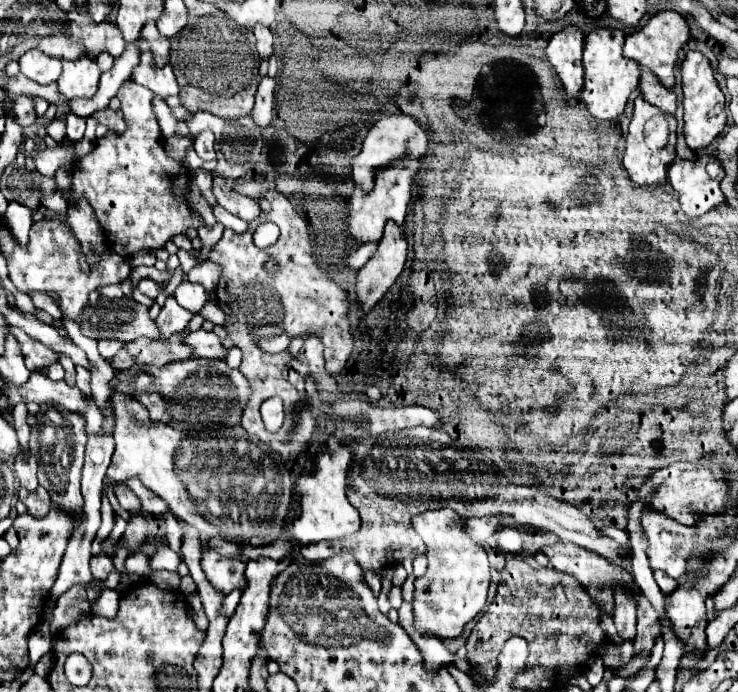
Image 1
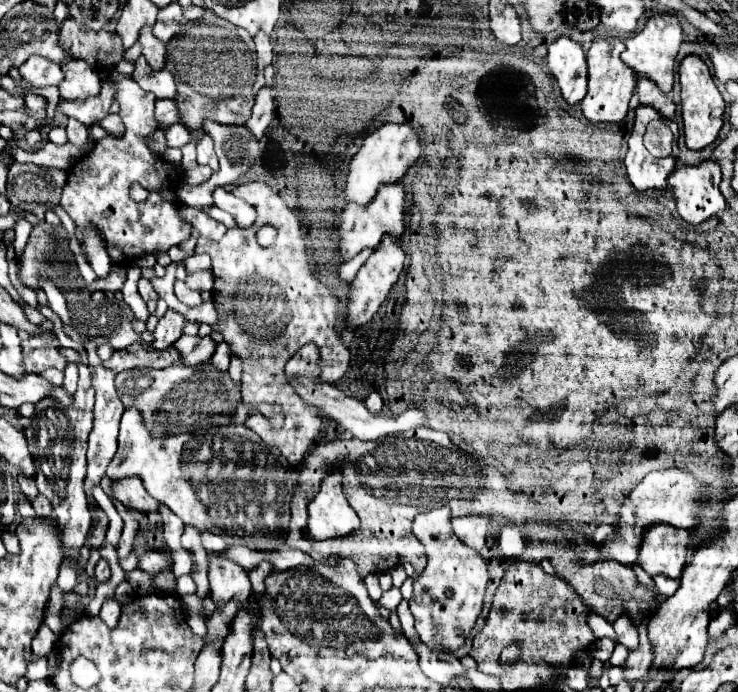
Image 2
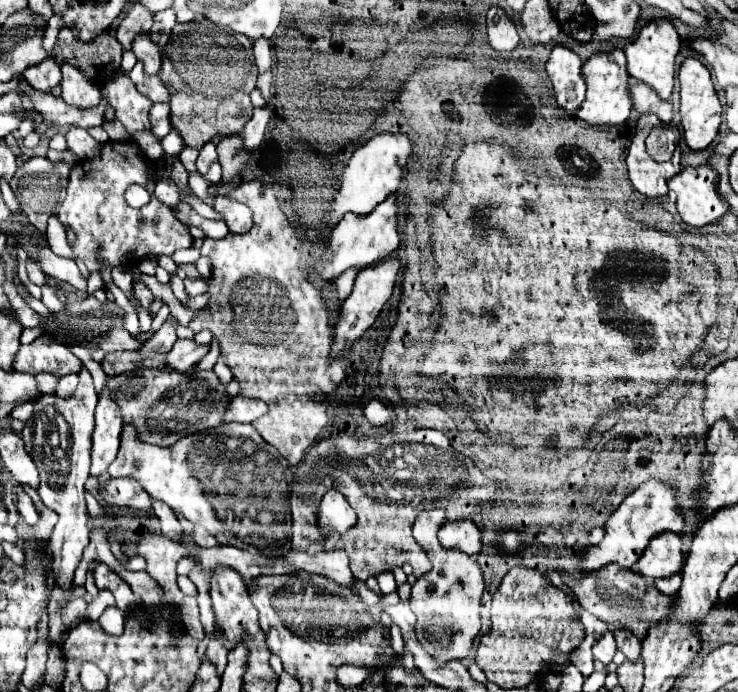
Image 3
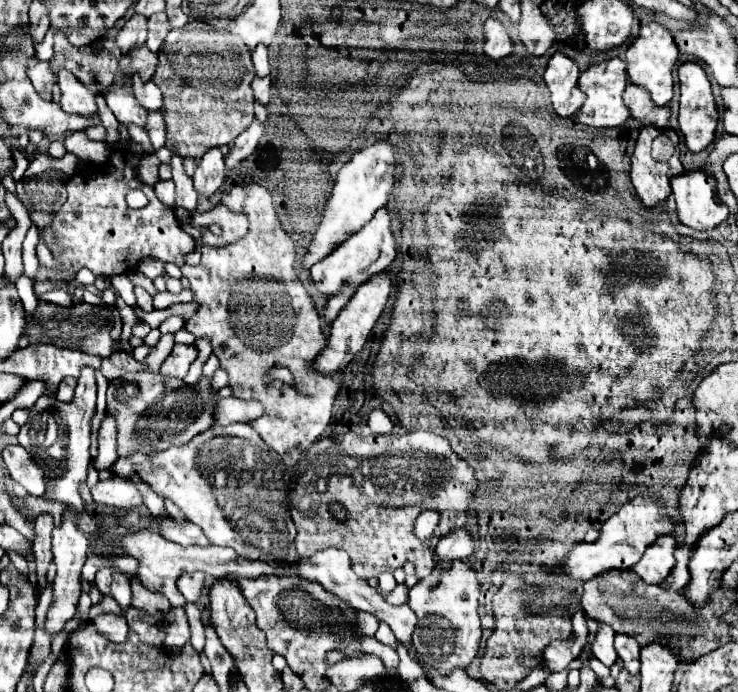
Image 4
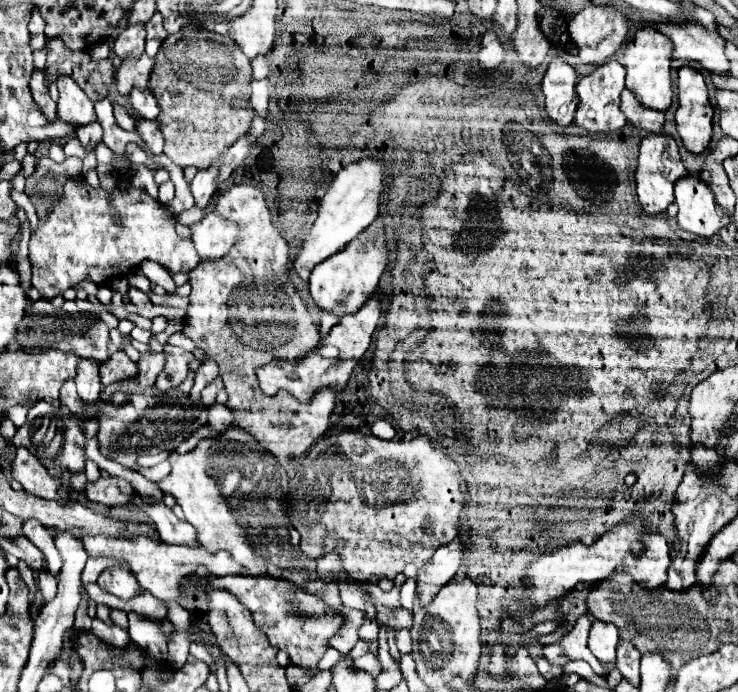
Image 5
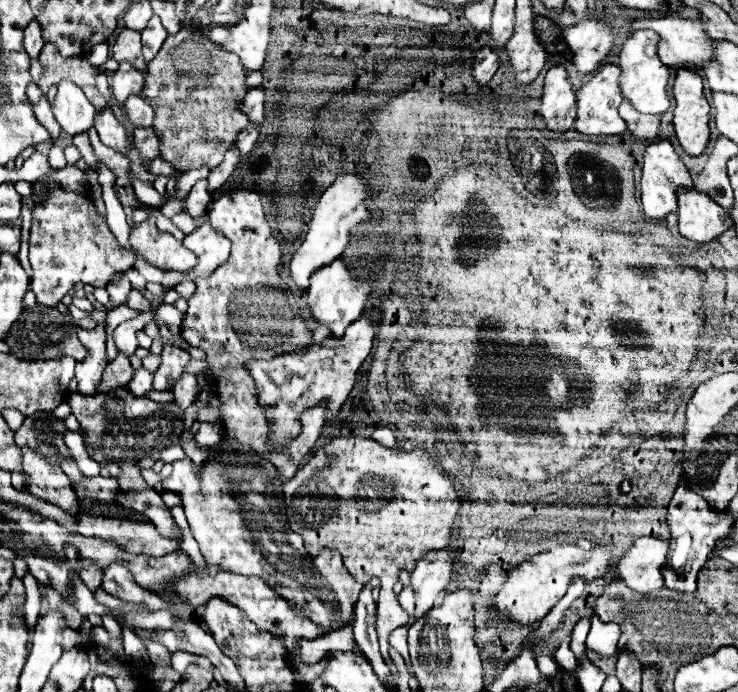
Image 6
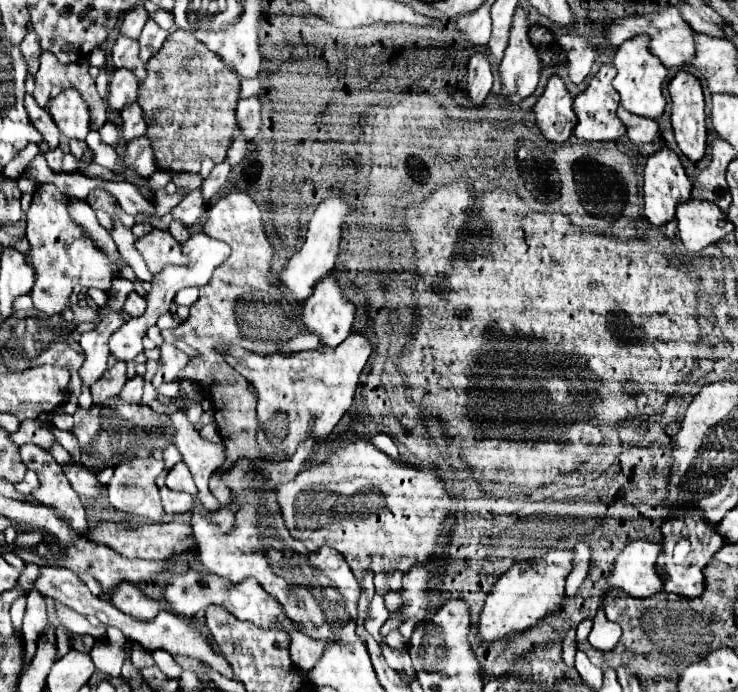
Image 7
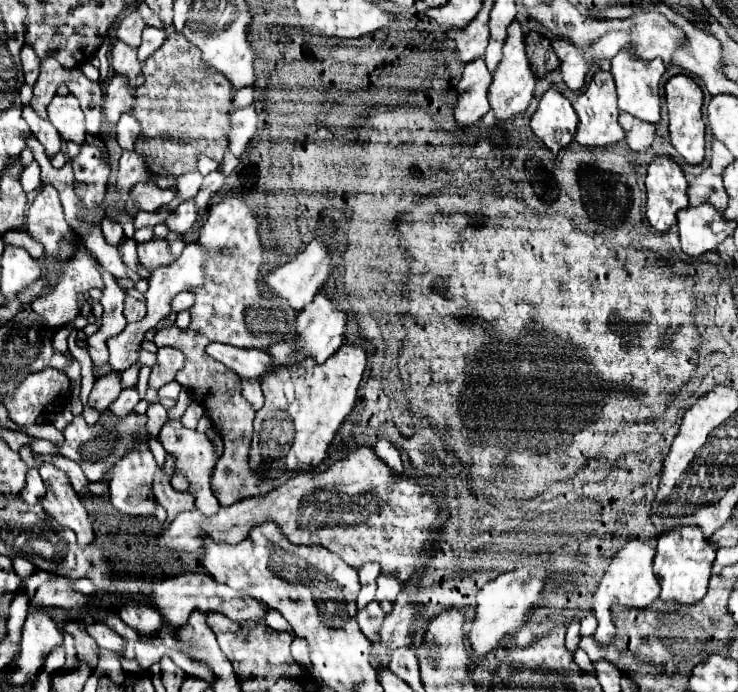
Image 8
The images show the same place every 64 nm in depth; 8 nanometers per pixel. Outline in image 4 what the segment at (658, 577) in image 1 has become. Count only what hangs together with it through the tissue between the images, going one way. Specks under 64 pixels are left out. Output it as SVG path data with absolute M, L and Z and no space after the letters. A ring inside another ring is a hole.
M678 560L674 572L670 572L670 576L662 582L662 588L666 590L682 590L682 584L686 584L688 580L688 572L686 572L686 560Z

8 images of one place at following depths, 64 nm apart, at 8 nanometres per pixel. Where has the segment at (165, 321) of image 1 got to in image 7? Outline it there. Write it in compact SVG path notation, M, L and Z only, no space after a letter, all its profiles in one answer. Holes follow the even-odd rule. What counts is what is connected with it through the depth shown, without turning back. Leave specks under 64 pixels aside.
M136 374L132 380L128 380L128 384L122 388L122 392L120 392L120 398L124 400L124 402L140 402L140 398L142 398L142 390L144 390L144 376L140 376L140 374Z

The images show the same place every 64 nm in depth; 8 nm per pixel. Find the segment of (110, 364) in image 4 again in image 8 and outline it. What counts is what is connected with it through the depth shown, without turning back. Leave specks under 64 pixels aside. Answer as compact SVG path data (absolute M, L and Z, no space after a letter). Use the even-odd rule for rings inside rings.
M110 372L94 382L94 388L90 392L90 406L96 408L98 412L104 412L122 392L122 374L120 372Z

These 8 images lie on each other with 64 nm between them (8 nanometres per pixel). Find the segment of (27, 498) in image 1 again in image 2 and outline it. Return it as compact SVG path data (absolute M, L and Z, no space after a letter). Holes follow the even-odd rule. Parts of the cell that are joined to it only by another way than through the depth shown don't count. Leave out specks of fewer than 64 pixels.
M38 494L36 498L30 498L30 504L32 504L32 508L36 510L36 514L38 514L40 518L46 518L46 516L52 512L50 502L48 502L46 496L42 496L42 494Z

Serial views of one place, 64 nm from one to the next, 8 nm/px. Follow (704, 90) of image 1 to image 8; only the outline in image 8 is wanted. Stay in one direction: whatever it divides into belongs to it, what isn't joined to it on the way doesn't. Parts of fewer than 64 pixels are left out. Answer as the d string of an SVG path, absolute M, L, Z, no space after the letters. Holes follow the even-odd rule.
M678 74L666 82L666 104L670 116L670 136L676 150L686 158L688 164L700 164L704 160L704 120L702 120L702 102L704 94L694 78Z

